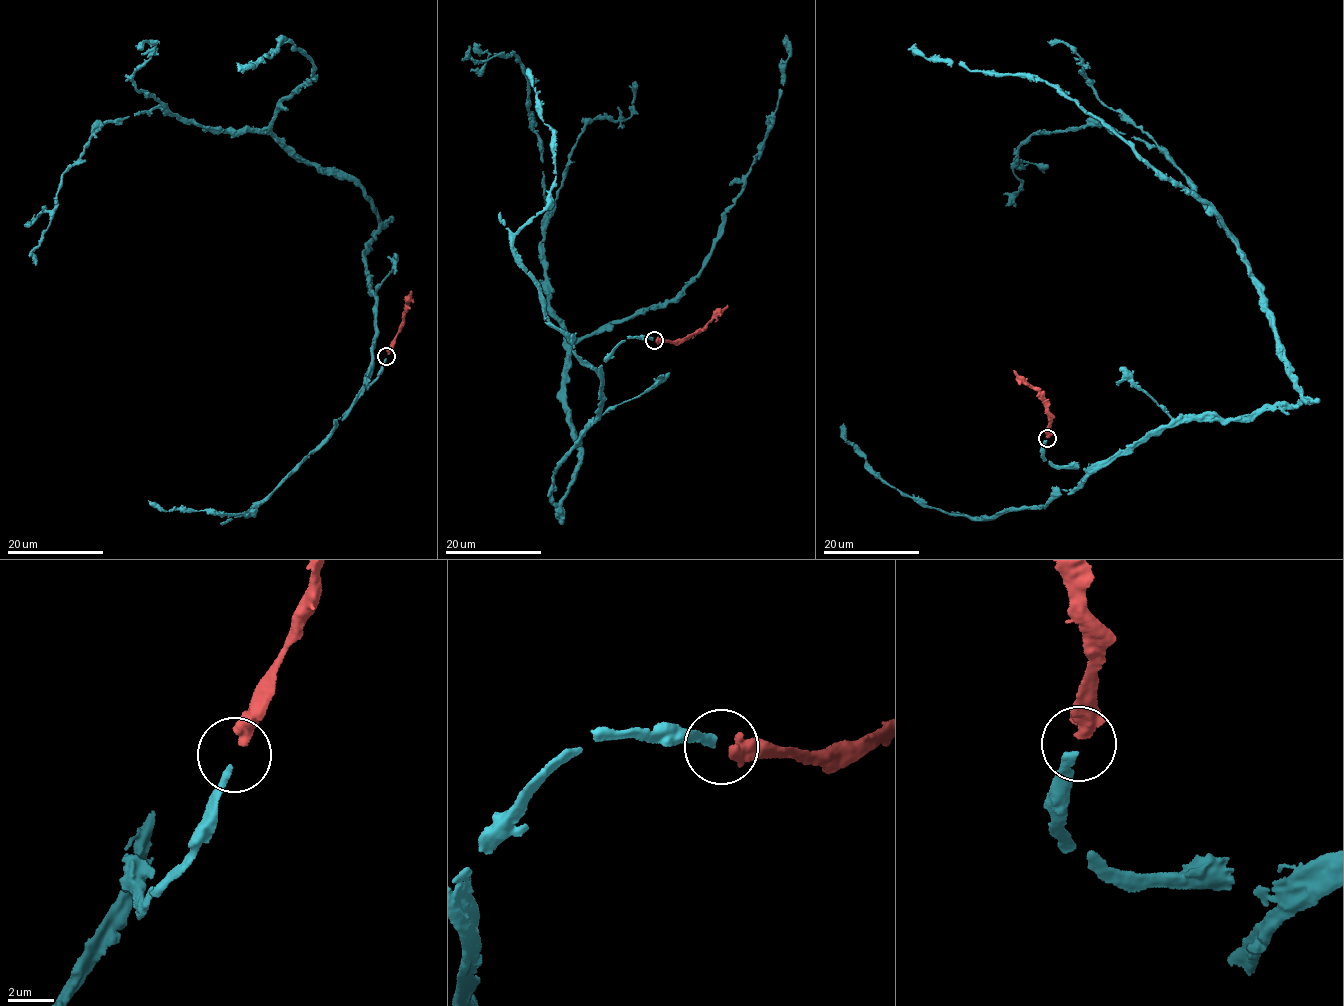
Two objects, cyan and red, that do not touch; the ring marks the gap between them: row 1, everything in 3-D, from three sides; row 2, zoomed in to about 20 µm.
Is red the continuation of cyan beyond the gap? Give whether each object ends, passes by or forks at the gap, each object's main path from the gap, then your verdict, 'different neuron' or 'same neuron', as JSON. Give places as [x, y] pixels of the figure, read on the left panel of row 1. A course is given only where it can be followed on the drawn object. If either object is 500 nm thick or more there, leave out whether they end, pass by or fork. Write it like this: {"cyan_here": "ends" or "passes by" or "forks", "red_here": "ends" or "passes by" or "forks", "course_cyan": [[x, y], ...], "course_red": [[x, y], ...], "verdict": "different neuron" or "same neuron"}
{"course_cyan": [[387, 358], [368, 386], [373, 202], [271, 127], [311, 79], [309, 59], [283, 37], [237, 71]], "course_red": [[387, 353], [402, 325], [410, 292]], "verdict": "same neuron"}

